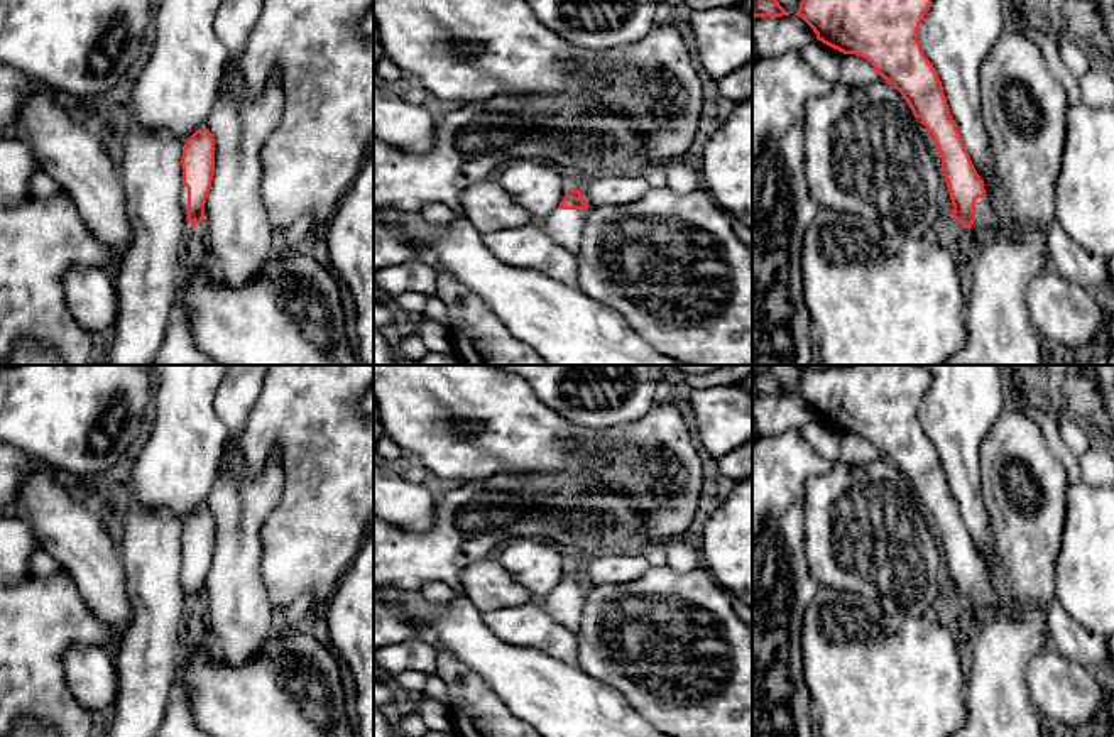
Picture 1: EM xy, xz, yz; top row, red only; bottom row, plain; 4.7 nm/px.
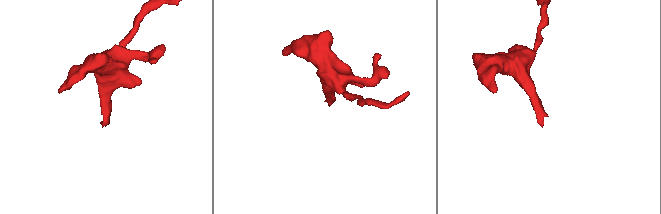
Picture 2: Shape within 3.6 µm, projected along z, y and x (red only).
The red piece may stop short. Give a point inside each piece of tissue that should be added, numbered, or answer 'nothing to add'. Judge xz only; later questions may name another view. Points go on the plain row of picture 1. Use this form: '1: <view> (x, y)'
1: xz (563, 605)

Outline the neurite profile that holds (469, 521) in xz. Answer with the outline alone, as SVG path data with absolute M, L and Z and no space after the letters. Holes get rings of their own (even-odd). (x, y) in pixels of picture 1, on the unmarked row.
M565 472L494 473L485 480L461 482L440 497L433 526L424 532L411 532L374 517L374 651L421 639L397 605L402 592L421 592L424 583L443 581L456 597L463 597L461 570L487 560L500 543L546 538L568 554L585 558L639 544L644 516L632 507L629 495L610 489L593 495L582 492L580 483Z

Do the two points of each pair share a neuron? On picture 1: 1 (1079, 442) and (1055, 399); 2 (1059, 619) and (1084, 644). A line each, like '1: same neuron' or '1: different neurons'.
1: same neuron
2: same neuron

